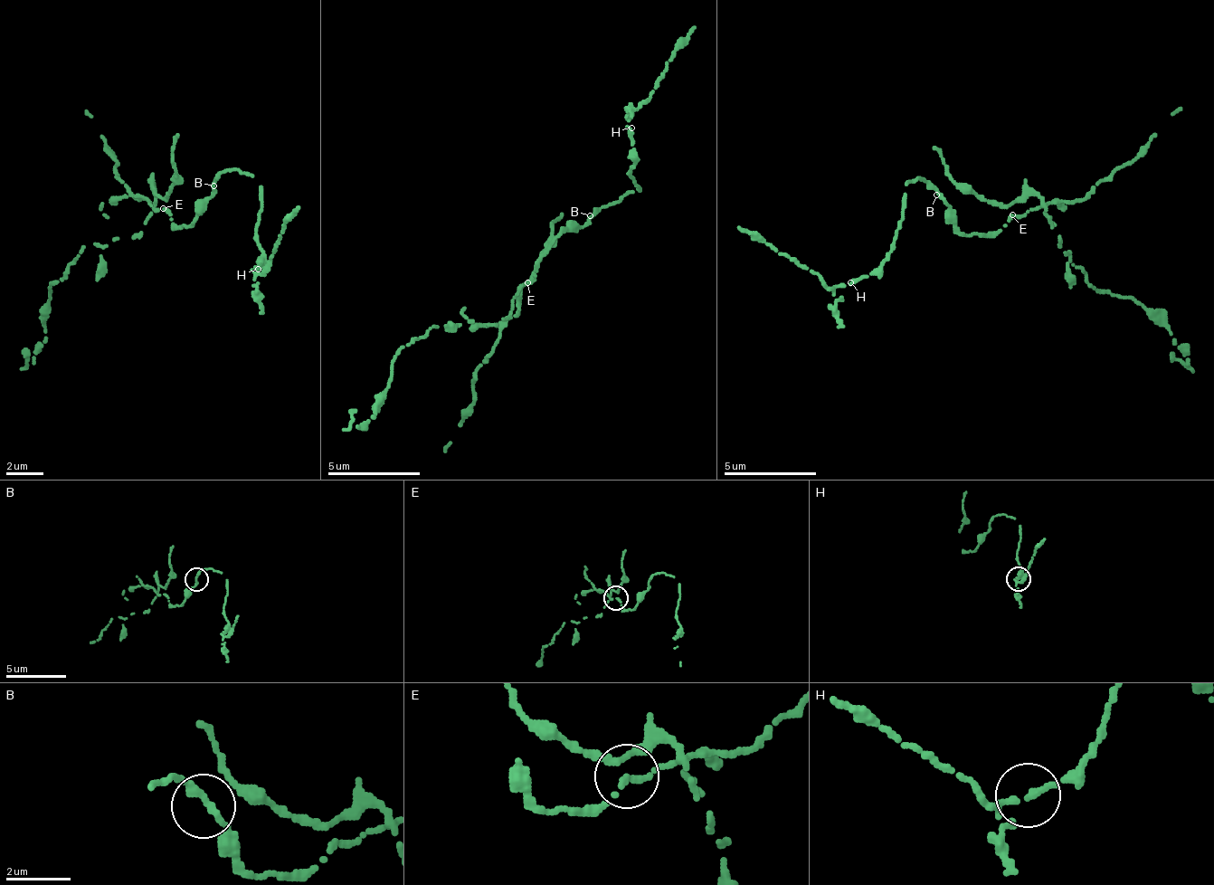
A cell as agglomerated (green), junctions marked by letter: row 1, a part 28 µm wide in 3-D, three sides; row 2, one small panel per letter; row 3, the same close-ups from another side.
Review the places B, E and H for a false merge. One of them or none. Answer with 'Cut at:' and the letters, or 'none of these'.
Cut at: E

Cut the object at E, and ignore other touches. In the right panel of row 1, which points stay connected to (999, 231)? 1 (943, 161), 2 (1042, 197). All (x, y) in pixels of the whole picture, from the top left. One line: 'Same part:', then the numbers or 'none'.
Same part: none

